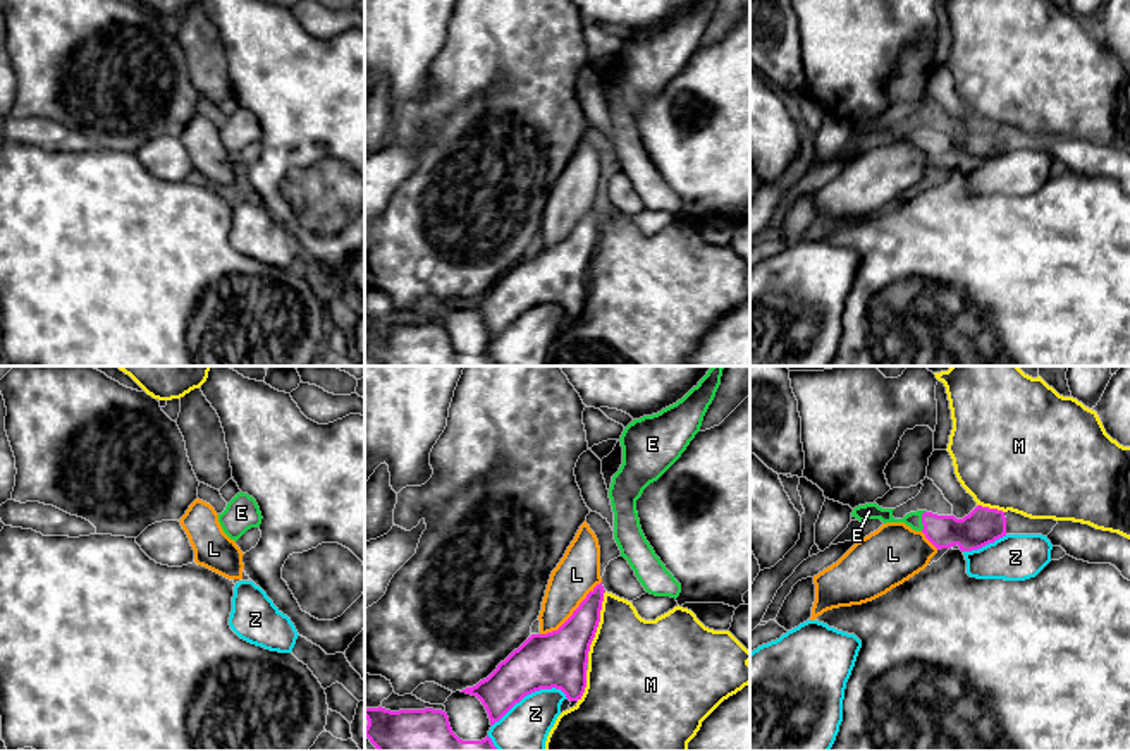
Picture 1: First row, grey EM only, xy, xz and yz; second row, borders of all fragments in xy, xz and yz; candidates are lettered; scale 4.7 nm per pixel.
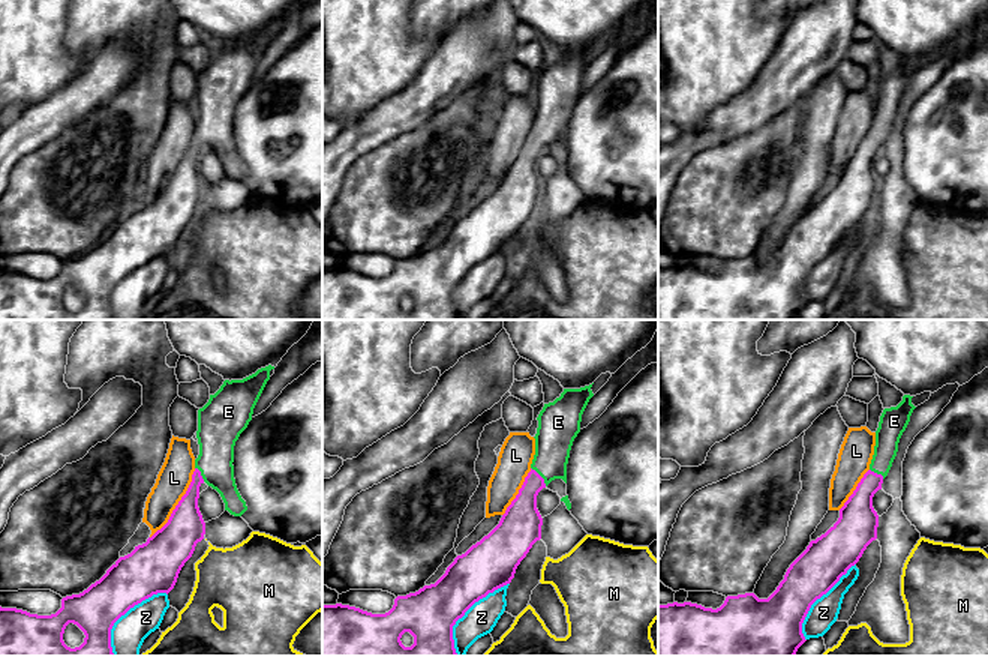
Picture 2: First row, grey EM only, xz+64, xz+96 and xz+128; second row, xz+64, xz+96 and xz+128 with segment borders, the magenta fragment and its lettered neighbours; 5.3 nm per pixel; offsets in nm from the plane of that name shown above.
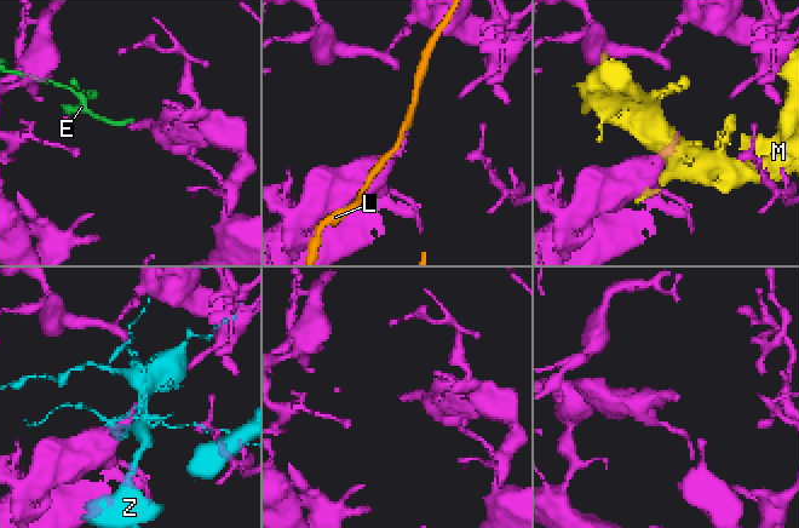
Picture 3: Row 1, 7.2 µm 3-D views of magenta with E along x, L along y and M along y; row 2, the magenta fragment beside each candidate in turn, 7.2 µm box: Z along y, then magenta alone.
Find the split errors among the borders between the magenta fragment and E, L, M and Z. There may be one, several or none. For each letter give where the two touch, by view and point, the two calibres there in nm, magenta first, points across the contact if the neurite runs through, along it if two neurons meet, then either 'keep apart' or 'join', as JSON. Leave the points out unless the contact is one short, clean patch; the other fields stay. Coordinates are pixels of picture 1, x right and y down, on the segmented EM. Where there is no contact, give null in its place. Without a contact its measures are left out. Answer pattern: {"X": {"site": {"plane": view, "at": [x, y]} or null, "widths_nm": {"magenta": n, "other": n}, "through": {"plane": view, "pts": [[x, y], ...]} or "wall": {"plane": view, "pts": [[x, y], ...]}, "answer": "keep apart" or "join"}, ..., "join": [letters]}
{"E": {"site": {"plane": "yz", "at": [922, 521]}, "widths_nm": {"magenta": 160, "other": 80}, "through": {"plane": "yz", "pts": [[974, 531], [941, 531], [922, 521], [890, 519], [871, 511]]}, "answer": "join"}, "L": {"site": {"plane": "xz", "at": [573, 614]}, "widths_nm": {"magenta": 260, "other": 200}, "answer": "keep apart"}, "M": {"site": {"plane": "xz", "at": [597, 626]}, "widths_nm": {"magenta": 260, "other": 440}, "answer": "keep apart"}, "Z": {"site": {"plane": "xz", "at": [530, 693]}, "widths_nm": {"magenta": 260, "other": 240}, "answer": "keep apart"}, "join": ["E"]}

